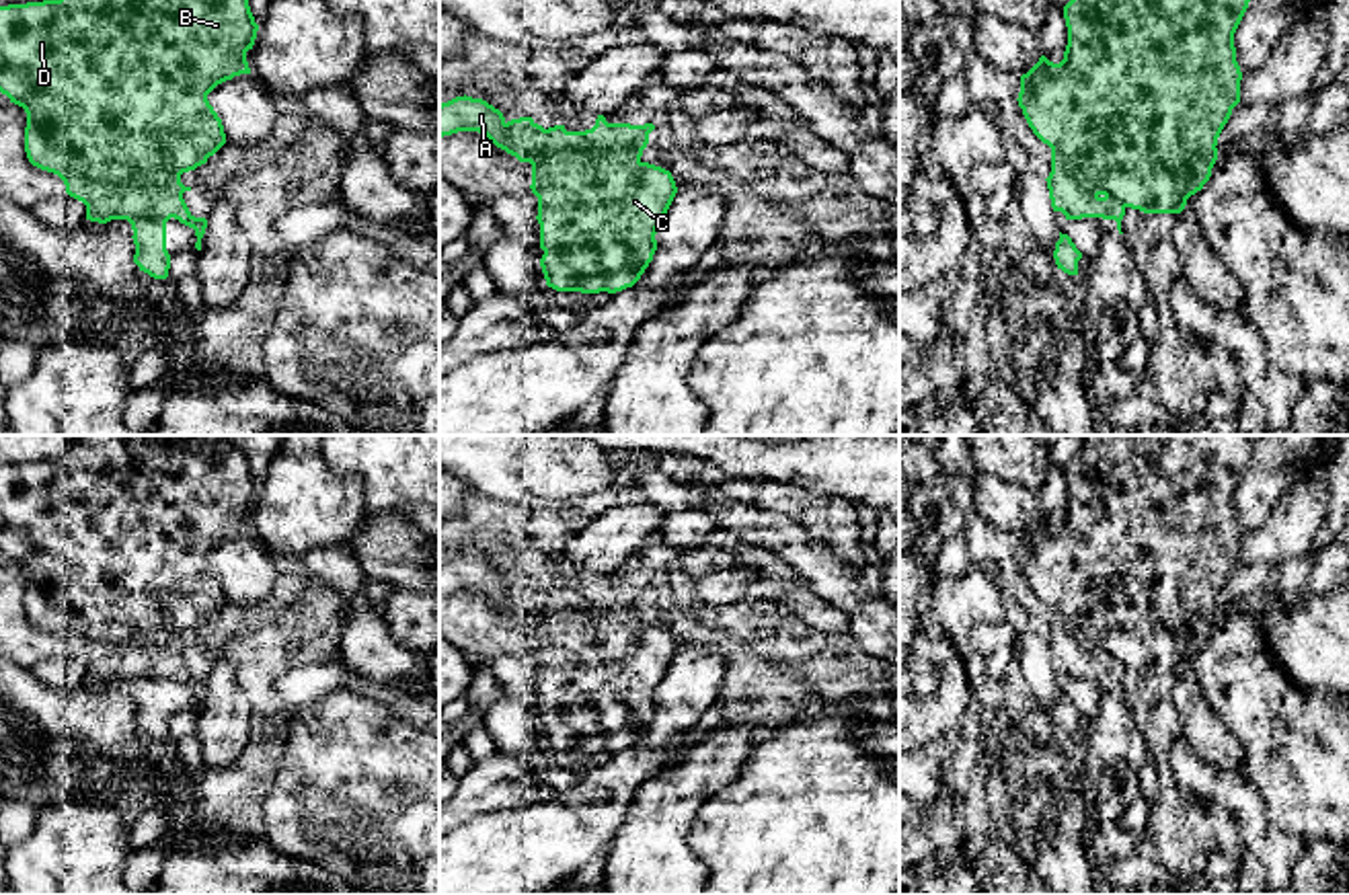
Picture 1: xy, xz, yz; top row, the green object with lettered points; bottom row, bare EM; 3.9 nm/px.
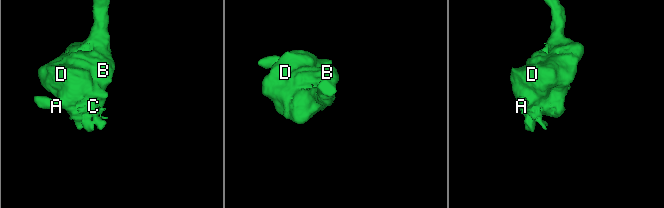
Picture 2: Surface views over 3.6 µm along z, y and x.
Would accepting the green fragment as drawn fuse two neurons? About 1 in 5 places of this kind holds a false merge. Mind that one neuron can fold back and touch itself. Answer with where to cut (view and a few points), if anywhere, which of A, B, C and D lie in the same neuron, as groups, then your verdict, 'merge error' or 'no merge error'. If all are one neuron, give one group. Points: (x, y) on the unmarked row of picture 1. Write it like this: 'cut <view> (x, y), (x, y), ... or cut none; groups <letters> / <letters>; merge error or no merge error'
cut none; groups A B C D; no merge error

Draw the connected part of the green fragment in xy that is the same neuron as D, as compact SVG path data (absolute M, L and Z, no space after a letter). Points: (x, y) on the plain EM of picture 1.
M76 435L72 448L60 460L0 466L0 552L27 573L25 612L29 622L57 634L66 645L66 653L86 665L86 679L99 684L127 679L133 690L133 723L154 739L168 737L166 682L170 677L195 690L195 708L201 710L207 679L189 671L183 653L191 651L191 647L181 643L181 634L205 624L226 604L222 579L209 565L207 554L234 536L250 534L246 511L253 509L257 491L259 484L250 472L248 458L226 437L205 441L195 435Z

